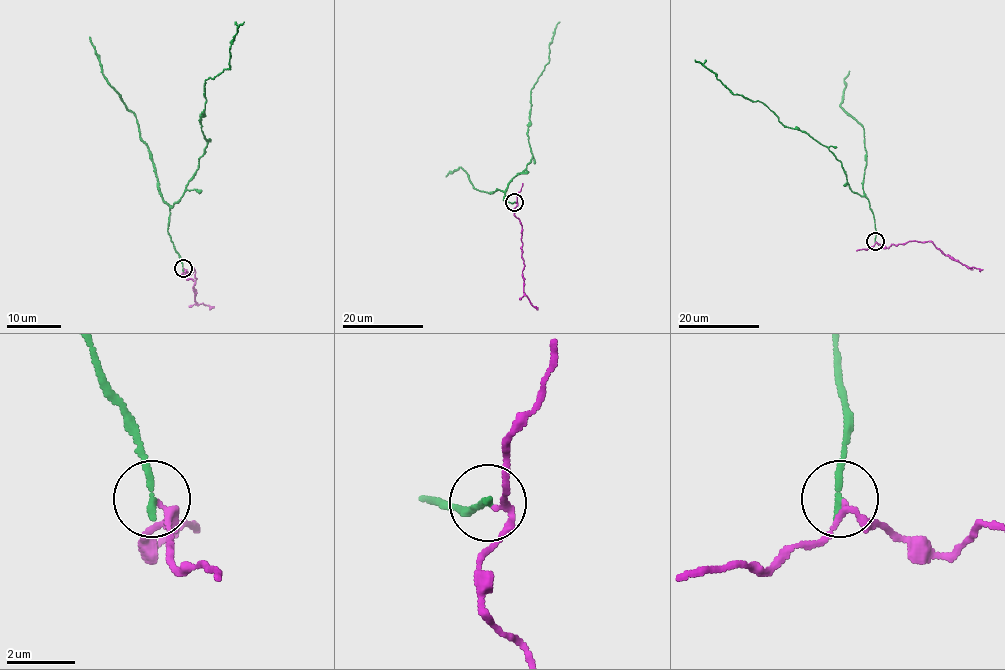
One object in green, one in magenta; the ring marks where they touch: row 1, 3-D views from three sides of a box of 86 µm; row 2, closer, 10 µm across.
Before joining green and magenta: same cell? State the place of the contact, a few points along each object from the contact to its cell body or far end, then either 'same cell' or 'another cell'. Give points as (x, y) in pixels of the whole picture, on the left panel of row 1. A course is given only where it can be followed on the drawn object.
(183, 268) | green via (182, 268), (167, 230), (170, 208), (204, 151), (204, 83), (230, 69), (230, 43), (244, 21) | magenta via (184, 268), (186, 271), (182, 276), (192, 268), (196, 278), (194, 300), (214, 306) | another cell

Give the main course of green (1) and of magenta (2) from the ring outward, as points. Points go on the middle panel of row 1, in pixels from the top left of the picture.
1: (514, 202), (503, 199), (505, 189), (530, 161), (530, 90), (549, 61), (549, 43), (559, 22)
2: (515, 203), (514, 215), (521, 225), (523, 292), (537, 309)

